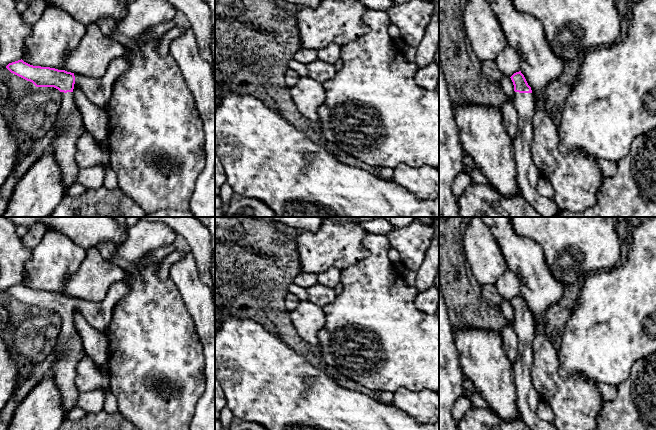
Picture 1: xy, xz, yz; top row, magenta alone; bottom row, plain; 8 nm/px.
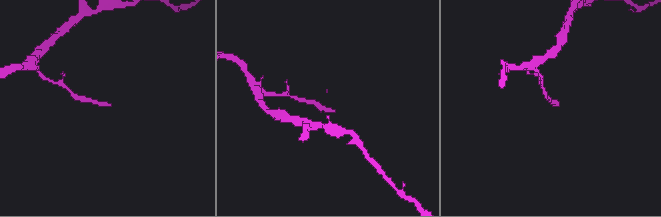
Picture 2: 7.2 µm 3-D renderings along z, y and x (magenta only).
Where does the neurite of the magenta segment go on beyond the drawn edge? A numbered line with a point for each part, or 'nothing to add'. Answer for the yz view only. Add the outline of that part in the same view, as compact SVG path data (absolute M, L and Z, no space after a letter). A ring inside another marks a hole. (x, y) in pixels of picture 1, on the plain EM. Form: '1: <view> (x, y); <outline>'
1: yz (527, 399); M515 316L512 325L517 333L518 354L512 367L515 375L516 403L520 419L531 430L557 430L554 424L541 420L537 415L540 399L531 381L534 318Z

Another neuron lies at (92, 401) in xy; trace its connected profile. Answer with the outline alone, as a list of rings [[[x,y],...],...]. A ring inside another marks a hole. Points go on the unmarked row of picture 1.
[[[102,388],[80,392],[77,400],[77,406],[86,414],[99,413],[104,409],[105,398],[106,394]]]

